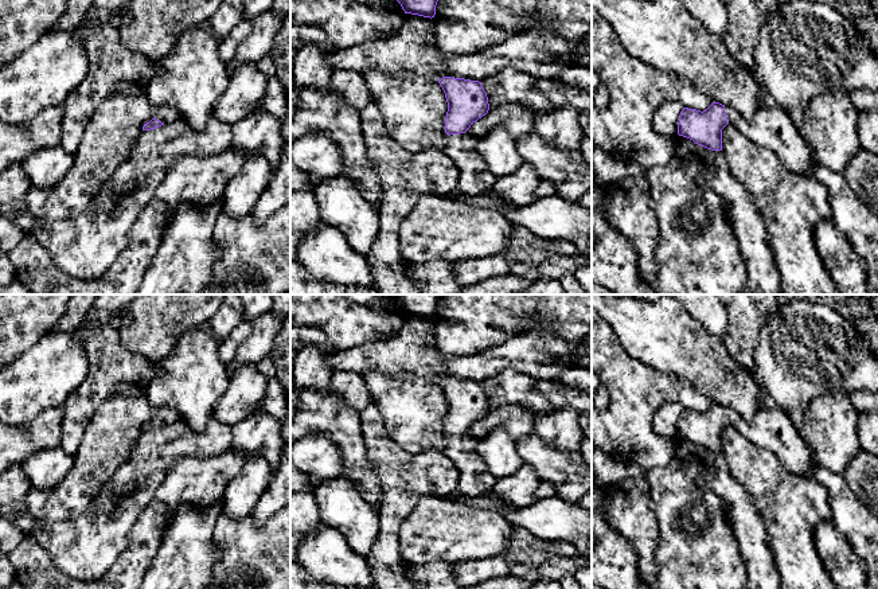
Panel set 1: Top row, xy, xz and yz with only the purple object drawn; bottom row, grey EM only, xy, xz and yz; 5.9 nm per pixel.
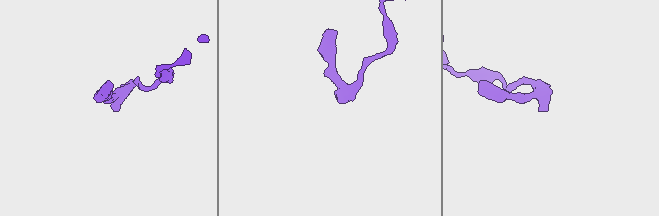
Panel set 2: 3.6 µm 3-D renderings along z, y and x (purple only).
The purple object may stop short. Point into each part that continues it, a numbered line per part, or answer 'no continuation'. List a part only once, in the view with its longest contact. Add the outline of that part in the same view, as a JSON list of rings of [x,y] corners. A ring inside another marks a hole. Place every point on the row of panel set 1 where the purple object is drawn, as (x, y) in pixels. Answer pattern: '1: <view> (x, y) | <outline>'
1: xz (475, 179) | [[[460,133],[450,134],[444,148],[460,172],[456,192],[467,196],[489,192],[496,180],[476,152],[476,145],[477,139],[473,134]]]

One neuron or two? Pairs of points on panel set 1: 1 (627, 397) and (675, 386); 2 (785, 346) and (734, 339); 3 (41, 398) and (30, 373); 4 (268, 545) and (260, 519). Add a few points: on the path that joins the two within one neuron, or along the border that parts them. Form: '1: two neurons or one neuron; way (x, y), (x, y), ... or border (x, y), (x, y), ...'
1: one neuron; way (639, 390), (663, 387)
2: two neurons; border (771, 313), (760, 330), (752, 370)
3: one neuron; way (34, 391), (34, 379)
4: two neurons; border (276, 513), (262, 525), (257, 525), (250, 514)

